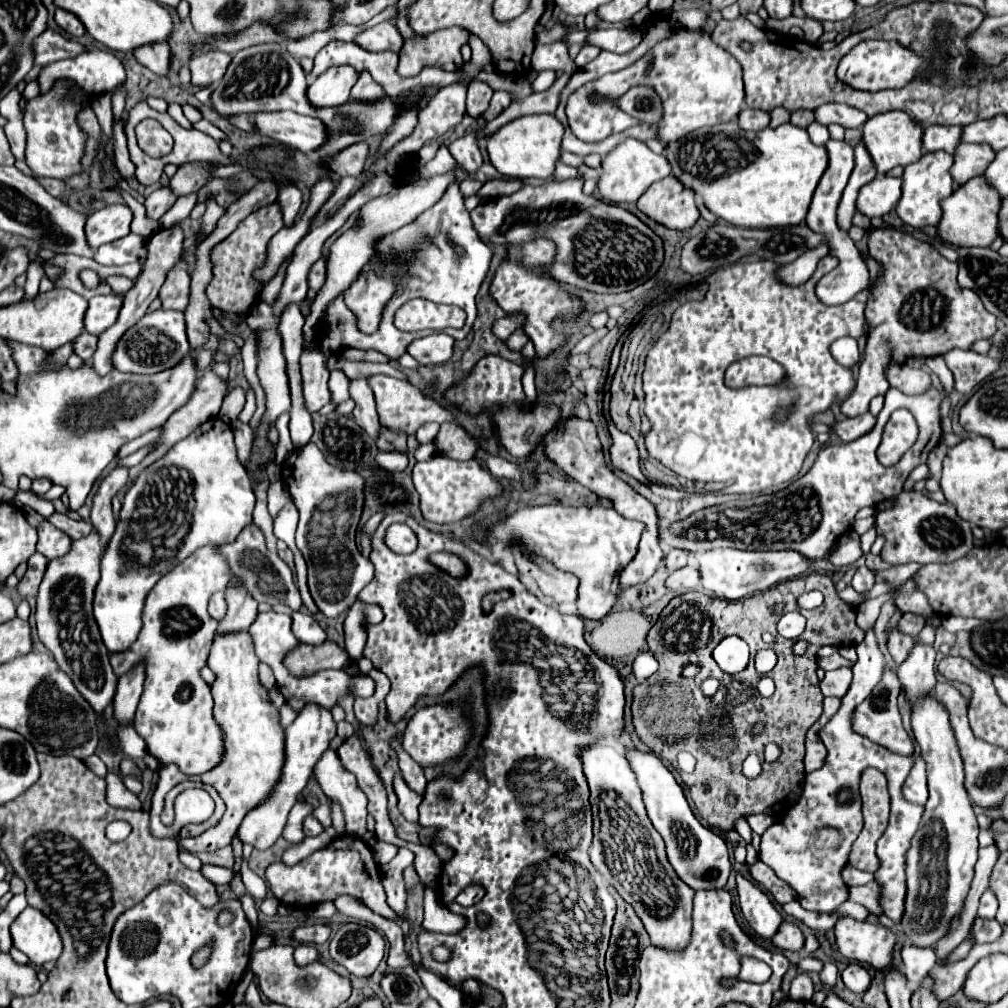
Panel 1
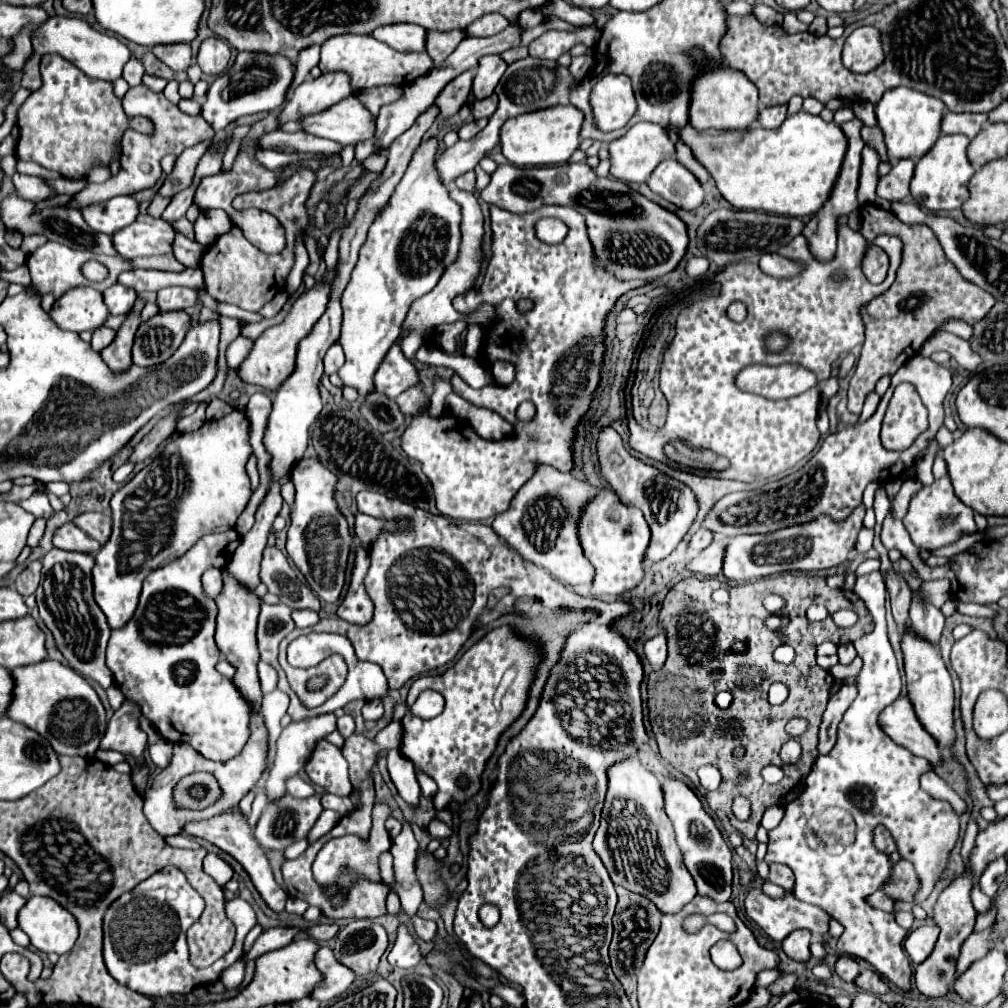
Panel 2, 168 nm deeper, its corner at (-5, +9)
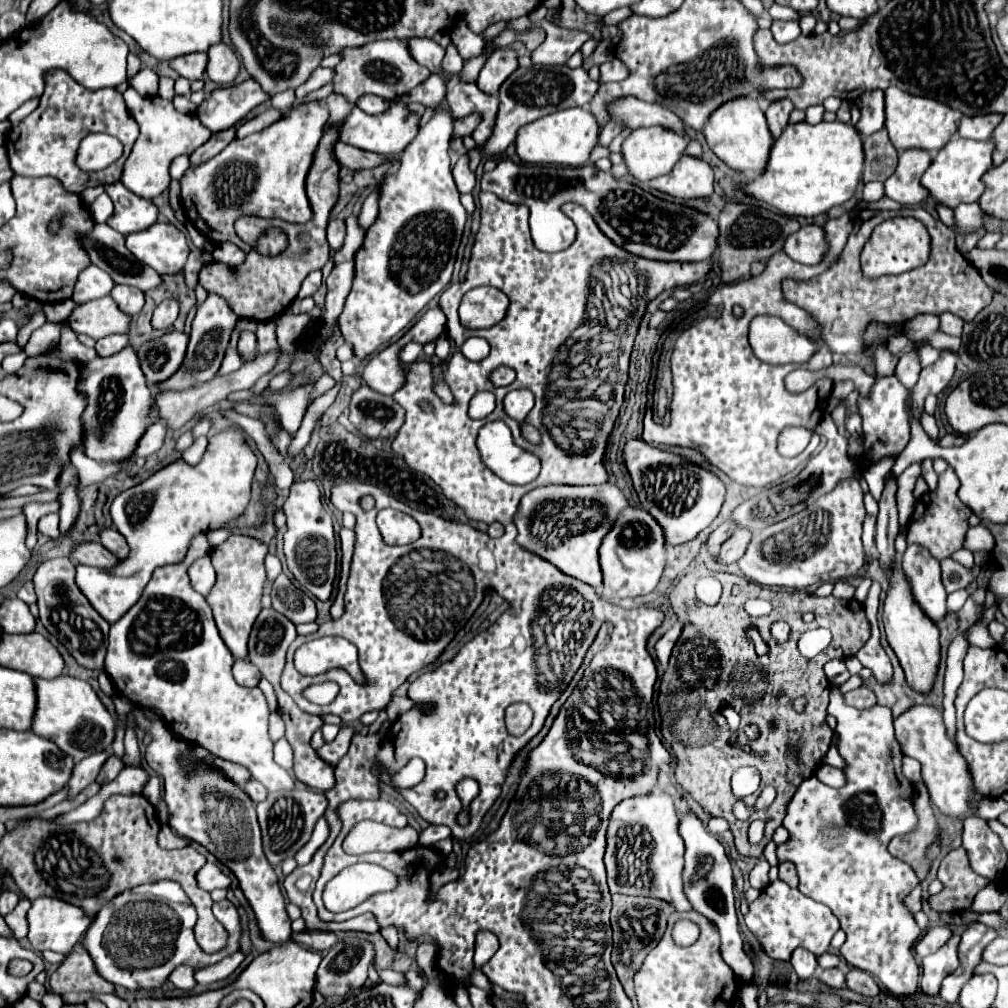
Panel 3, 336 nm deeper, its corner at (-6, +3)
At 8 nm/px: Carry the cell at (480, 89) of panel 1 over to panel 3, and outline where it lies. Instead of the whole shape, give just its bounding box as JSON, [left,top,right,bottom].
[477,47,519,93]

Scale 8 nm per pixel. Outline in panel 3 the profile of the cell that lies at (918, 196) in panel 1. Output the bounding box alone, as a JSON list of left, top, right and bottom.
[921,137,993,209]

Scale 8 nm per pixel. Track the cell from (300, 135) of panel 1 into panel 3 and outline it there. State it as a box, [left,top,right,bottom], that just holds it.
[341,99,421,153]

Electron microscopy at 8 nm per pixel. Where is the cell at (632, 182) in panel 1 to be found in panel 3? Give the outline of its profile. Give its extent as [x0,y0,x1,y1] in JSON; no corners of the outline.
[623,125,691,181]

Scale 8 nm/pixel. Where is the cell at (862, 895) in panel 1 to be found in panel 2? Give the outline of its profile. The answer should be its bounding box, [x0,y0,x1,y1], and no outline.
[882,861,918,901]

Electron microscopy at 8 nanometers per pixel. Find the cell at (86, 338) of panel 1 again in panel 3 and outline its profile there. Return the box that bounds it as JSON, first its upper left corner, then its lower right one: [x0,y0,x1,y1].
[95,335,129,357]

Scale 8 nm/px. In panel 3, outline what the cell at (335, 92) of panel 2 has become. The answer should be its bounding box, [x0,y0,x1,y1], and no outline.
[181,103,329,253]

